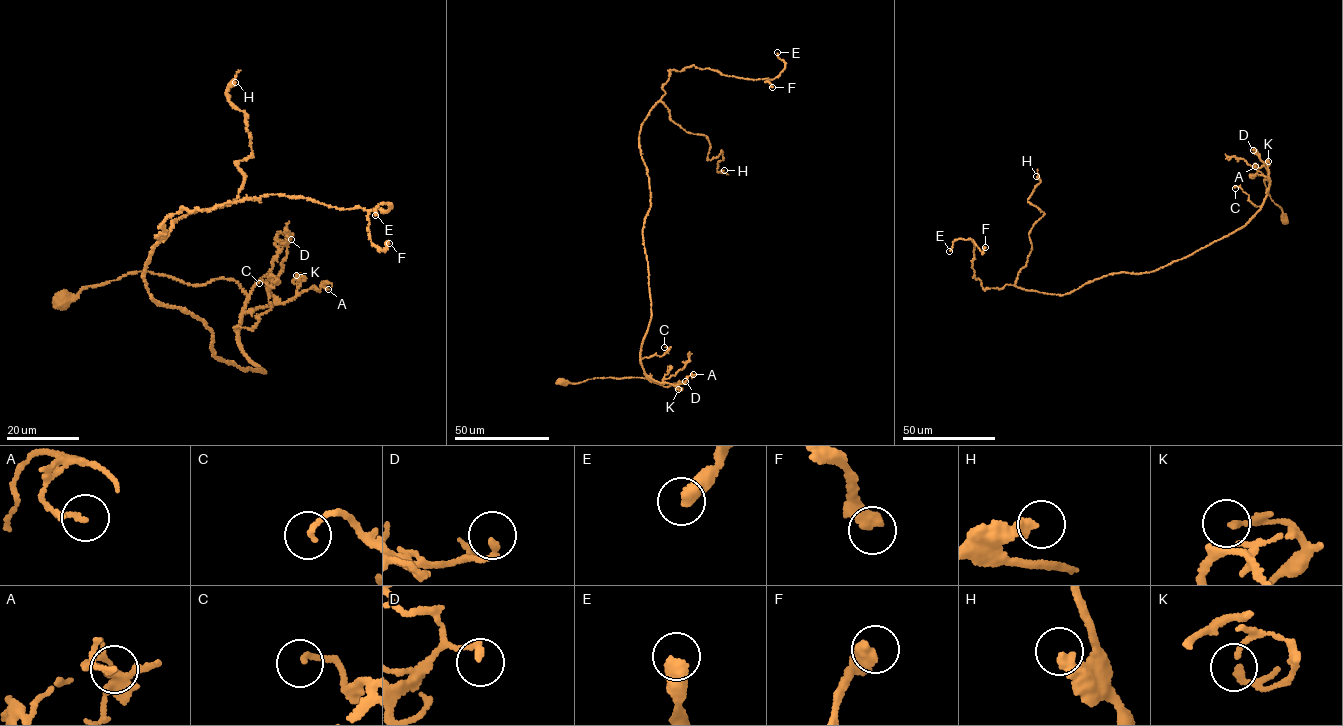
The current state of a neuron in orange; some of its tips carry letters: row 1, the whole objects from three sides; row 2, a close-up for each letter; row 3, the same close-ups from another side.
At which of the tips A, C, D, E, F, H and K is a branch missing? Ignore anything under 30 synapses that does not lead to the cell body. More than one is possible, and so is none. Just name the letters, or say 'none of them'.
none of them

